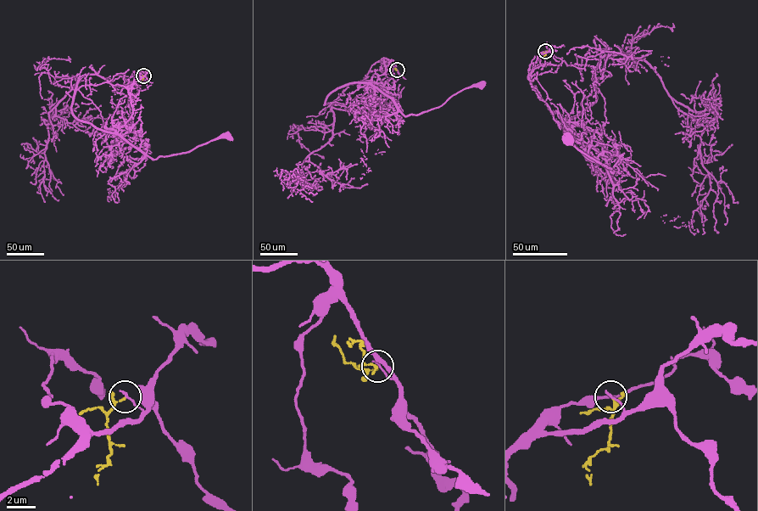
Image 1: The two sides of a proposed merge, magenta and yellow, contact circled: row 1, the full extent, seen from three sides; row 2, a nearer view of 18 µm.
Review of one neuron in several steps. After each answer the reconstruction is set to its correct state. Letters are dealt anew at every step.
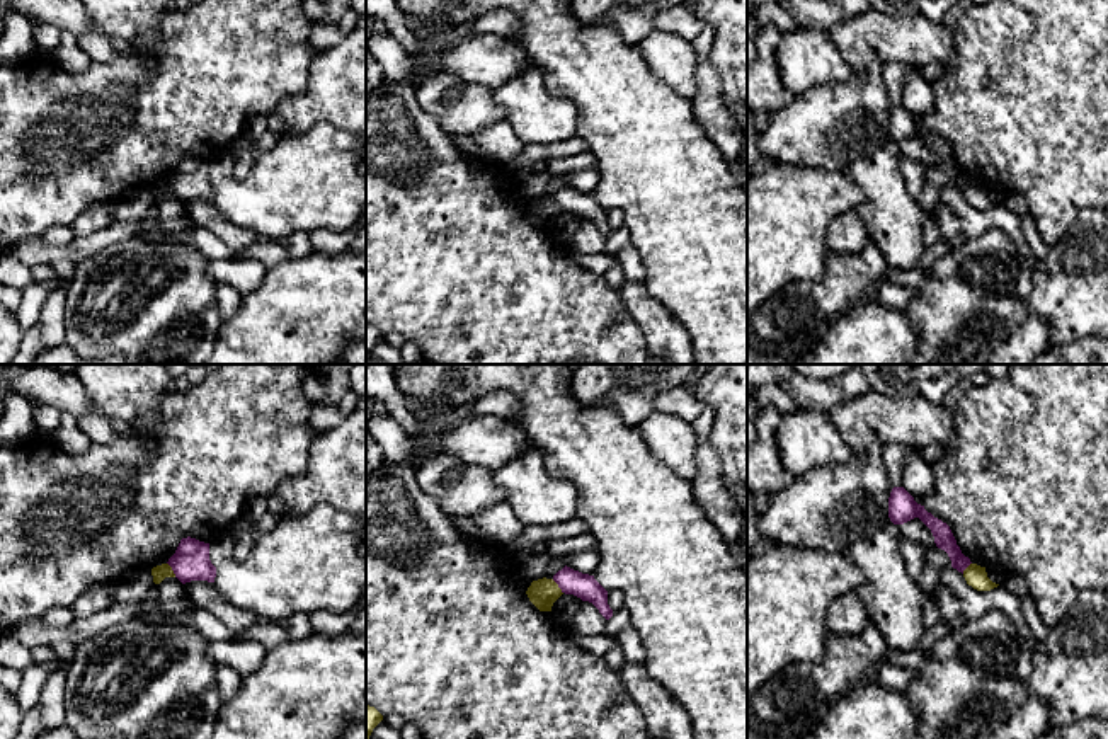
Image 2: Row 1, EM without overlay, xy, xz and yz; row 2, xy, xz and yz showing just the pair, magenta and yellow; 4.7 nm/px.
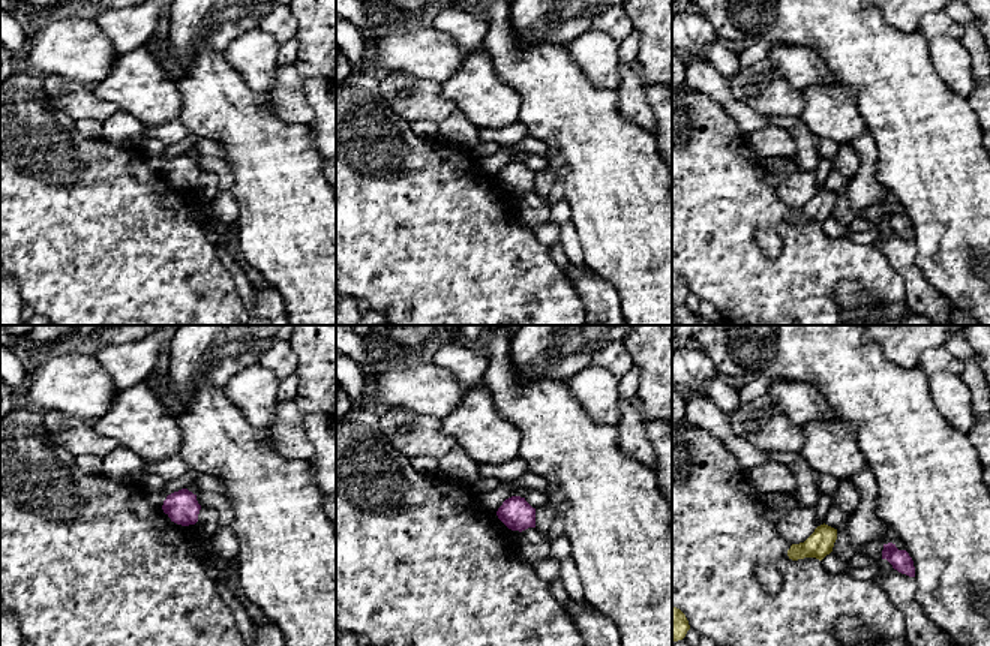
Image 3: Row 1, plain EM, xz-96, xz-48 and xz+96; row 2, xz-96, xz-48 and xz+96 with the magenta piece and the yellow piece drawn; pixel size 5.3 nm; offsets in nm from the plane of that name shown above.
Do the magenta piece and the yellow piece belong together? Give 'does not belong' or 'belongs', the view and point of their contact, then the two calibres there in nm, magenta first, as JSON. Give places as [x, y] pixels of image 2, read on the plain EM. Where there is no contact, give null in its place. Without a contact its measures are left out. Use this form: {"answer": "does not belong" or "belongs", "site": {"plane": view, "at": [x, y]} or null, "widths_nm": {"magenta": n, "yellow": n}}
{"answer": "does not belong", "site": {"plane": "xy", "at": [172, 188]}, "widths_nm": {"magenta": 180, "yellow": 70}}

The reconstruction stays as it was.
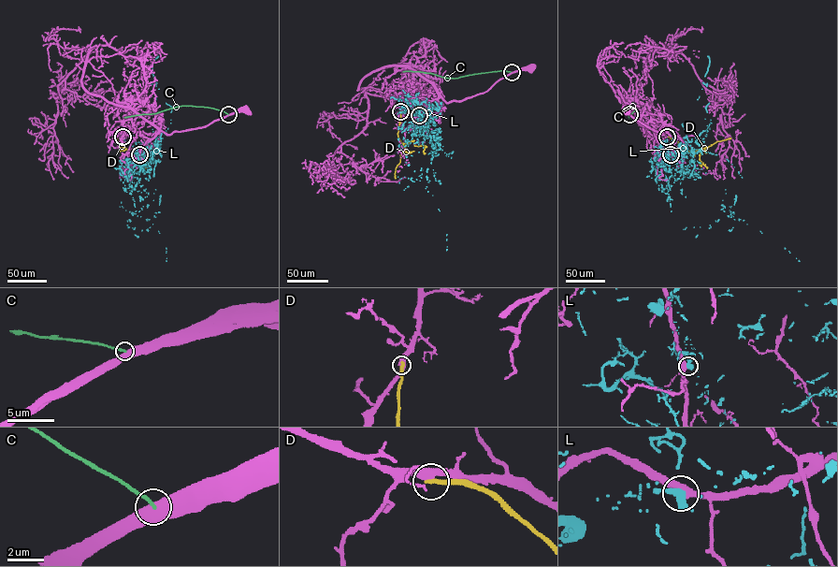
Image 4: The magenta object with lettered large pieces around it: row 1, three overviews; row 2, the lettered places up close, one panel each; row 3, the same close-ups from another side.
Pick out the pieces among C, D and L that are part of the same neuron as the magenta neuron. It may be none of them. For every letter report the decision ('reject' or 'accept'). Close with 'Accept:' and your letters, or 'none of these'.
C: reject
D: reject
L: reject
Accept: none of these

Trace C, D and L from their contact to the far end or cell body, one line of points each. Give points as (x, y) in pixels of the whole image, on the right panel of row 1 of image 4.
C: (629, 114), (628, 109), (633, 106), (635, 109), (628, 117)
D: (667, 137), (686, 151), (700, 151), (700, 160), (707, 168)
L: (671, 154), (700, 150), (729, 161), (742, 178), (729, 210), (732, 215), (800, 261)

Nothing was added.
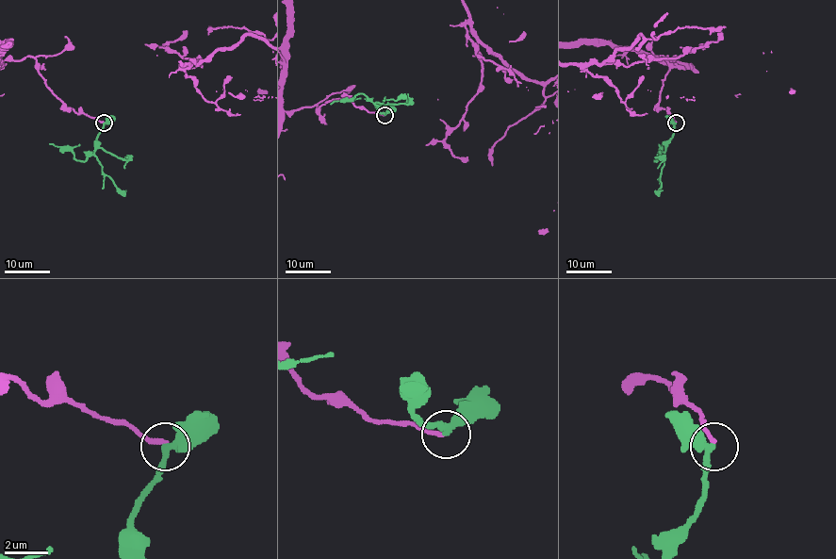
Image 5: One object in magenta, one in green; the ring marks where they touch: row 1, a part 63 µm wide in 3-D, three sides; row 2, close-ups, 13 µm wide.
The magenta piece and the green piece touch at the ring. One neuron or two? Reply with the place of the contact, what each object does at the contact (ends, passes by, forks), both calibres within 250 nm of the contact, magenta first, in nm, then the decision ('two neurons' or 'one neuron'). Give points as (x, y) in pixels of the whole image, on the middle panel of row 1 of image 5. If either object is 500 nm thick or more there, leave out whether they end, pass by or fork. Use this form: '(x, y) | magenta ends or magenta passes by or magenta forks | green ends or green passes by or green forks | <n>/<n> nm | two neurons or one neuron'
(385, 115) | magenta ends | green passes by | 190/280 nm | two neurons

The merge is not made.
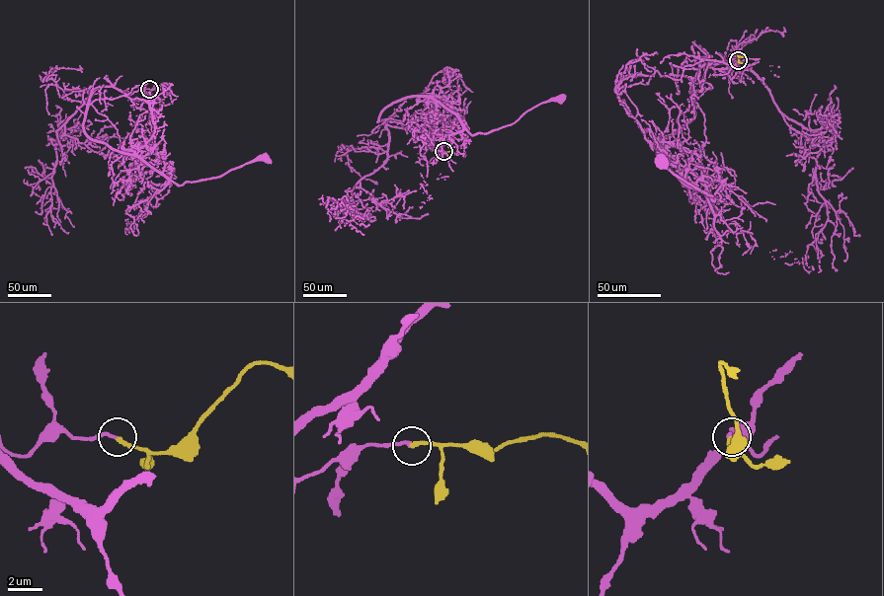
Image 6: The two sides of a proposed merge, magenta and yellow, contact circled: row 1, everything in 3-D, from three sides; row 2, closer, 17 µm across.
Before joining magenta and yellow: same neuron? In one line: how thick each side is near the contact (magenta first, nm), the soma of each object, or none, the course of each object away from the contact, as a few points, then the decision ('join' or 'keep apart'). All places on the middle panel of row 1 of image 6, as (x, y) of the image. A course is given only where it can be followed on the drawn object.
calibres 190 and 240 nm; soma magenta (558, 99); soma yellow none; course magenta (443, 151), (431, 147), (420, 130), (378, 121), (380, 113), (408, 97), (432, 97), (475, 135), (559, 99); course yellow (443, 151), (456, 154); join

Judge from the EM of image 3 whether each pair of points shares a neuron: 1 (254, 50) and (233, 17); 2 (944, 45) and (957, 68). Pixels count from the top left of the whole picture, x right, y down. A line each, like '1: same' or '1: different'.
1: different
2: same

